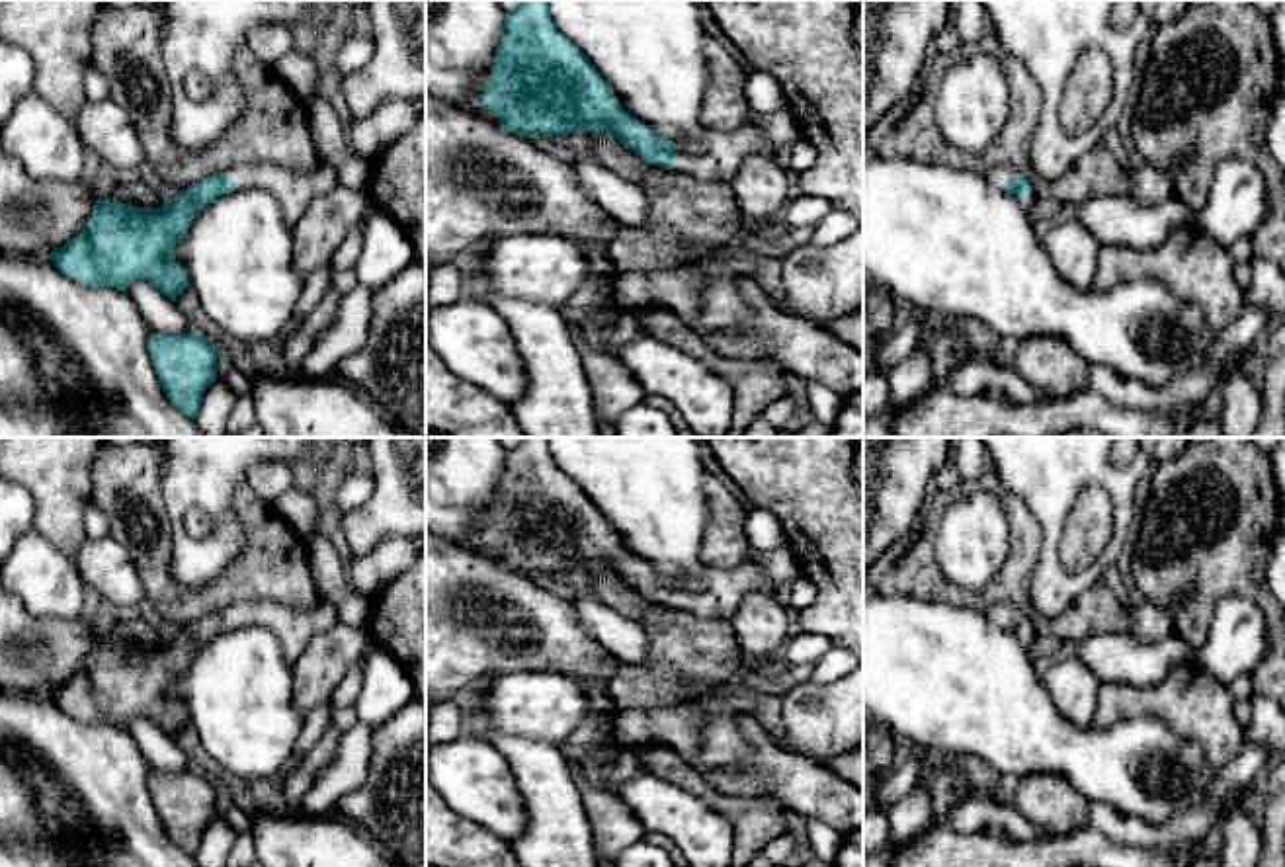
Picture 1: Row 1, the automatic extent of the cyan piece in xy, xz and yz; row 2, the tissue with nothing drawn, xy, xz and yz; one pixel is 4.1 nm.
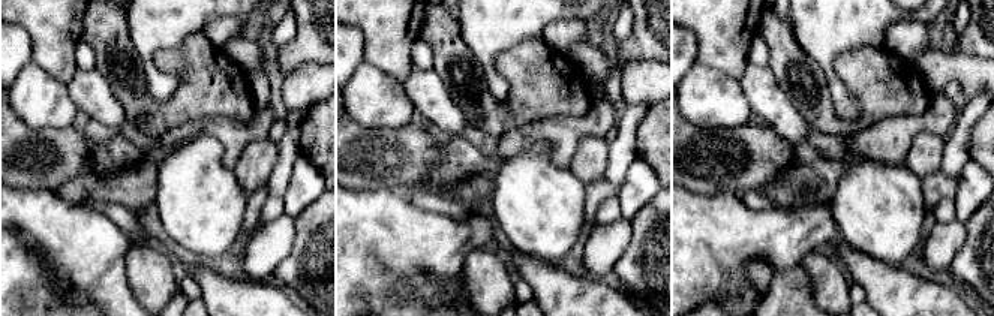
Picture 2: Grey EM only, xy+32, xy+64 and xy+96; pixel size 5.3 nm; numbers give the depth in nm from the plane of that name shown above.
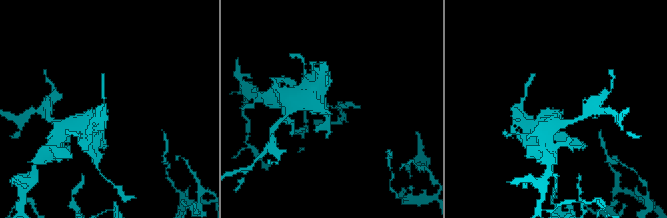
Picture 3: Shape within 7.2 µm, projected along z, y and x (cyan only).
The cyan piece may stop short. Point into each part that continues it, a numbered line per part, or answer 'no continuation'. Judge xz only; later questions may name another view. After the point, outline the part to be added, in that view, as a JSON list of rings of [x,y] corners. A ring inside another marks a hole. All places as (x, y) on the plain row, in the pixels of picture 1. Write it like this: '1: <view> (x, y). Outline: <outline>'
1: xz (725, 588). Outline: [[[744,562],[736,568],[707,566],[707,584],[701,592],[687,592],[676,586],[674,607],[689,611],[701,619],[726,619],[736,613],[742,599],[752,592],[767,592],[767,578],[754,566]]]

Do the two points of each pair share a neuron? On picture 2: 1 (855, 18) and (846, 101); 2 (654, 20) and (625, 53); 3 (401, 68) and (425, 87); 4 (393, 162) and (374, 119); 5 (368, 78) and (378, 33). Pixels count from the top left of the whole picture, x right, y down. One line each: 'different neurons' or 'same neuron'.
1: same neuron
2: same neuron
3: different neurons
4: different neurons
5: different neurons

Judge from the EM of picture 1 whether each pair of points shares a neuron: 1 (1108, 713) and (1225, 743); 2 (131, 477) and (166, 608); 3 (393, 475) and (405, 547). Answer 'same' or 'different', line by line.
1: same
2: same
3: different

